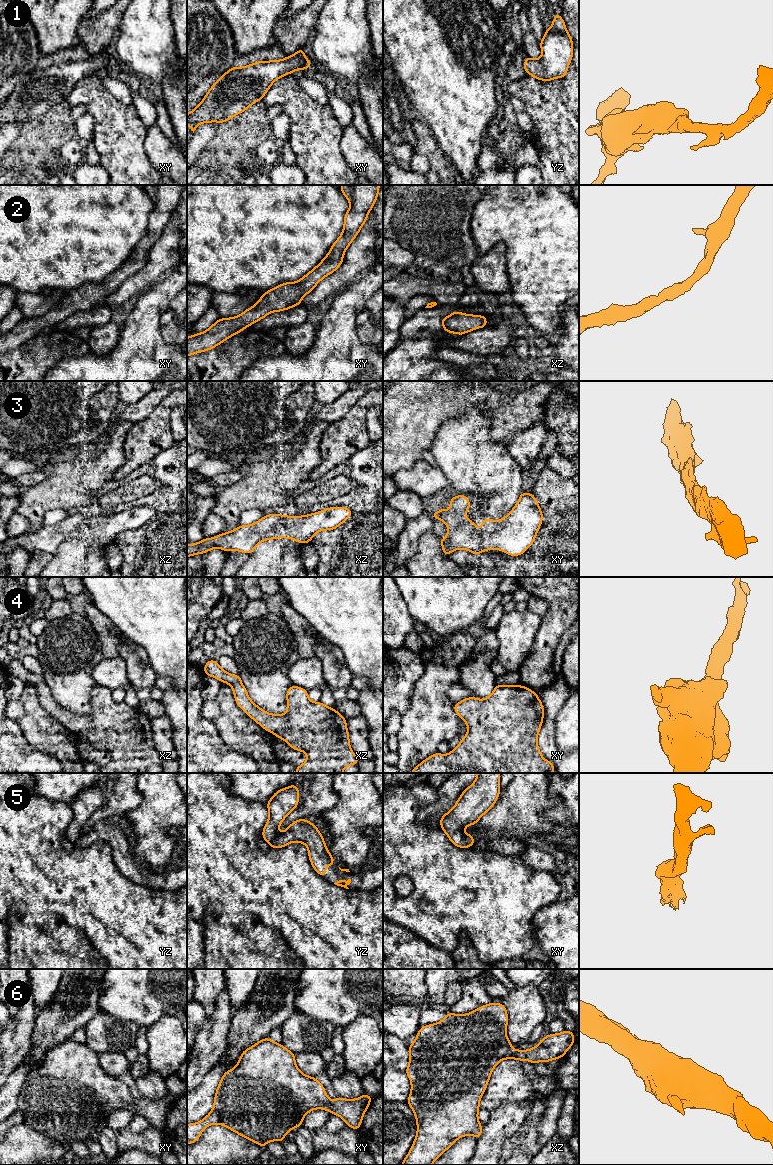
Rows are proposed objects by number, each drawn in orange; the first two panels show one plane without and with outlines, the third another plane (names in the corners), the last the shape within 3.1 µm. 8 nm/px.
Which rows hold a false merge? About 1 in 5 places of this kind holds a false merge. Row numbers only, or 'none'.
none

